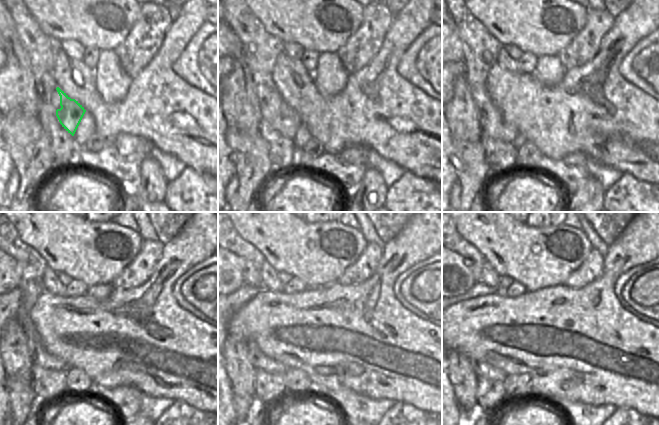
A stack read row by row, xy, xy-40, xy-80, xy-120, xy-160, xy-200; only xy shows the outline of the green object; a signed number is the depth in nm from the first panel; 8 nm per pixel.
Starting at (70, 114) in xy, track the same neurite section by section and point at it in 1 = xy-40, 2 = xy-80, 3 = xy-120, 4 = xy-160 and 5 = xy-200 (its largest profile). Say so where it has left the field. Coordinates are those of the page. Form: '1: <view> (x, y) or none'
1: xy-40 (287, 121)
2: xy-80 (493, 124)
3: xy-120 (44, 359)
4: xy-160 (260, 361)
5: xy-200 (482, 369)

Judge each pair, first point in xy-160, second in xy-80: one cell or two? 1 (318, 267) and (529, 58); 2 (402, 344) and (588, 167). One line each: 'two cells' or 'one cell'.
1: two cells
2: two cells

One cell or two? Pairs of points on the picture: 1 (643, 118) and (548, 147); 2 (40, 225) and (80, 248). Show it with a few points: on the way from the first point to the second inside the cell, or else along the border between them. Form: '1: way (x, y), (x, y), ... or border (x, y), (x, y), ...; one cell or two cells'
1: way (619, 119), (584, 119), (572, 131); one cell
2: way (50, 229), (70, 244); one cell

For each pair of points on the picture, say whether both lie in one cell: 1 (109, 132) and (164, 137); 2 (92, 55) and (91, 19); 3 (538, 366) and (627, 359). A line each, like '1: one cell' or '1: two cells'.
1: one cell
2: two cells
3: one cell

